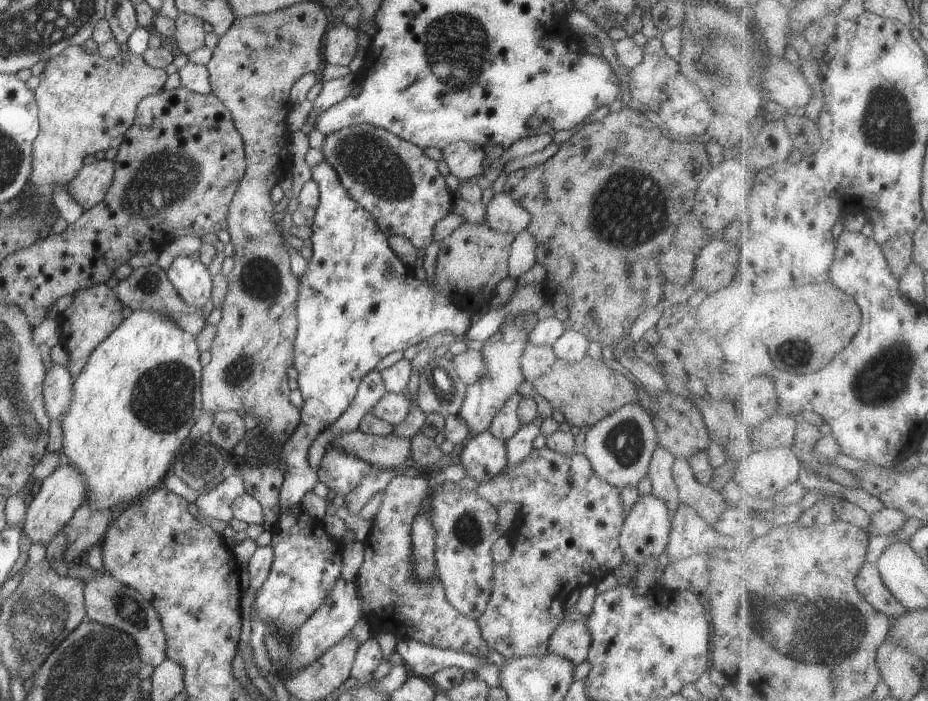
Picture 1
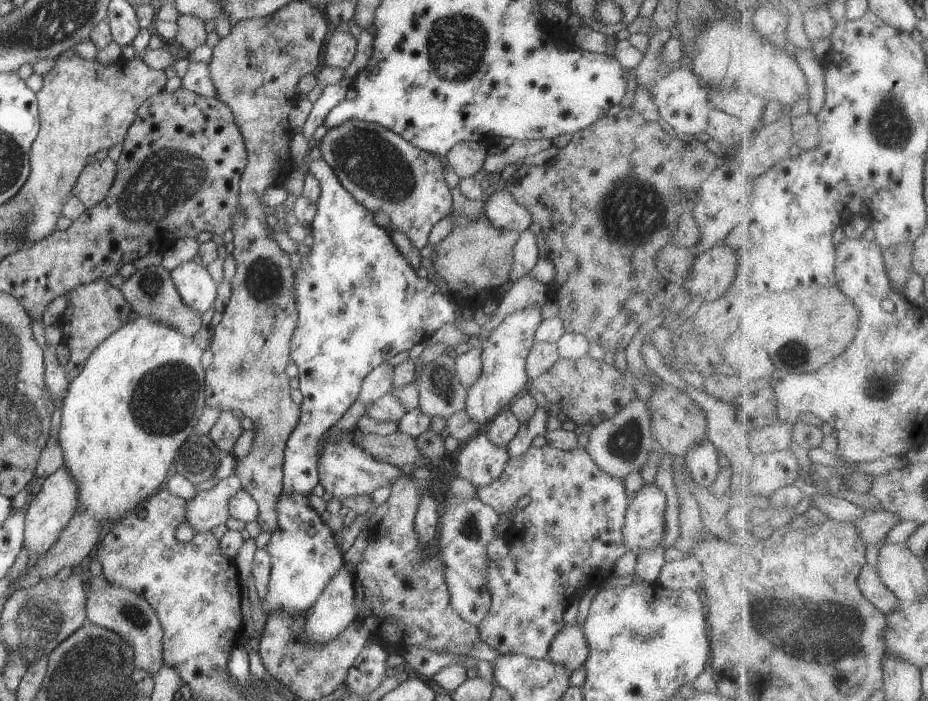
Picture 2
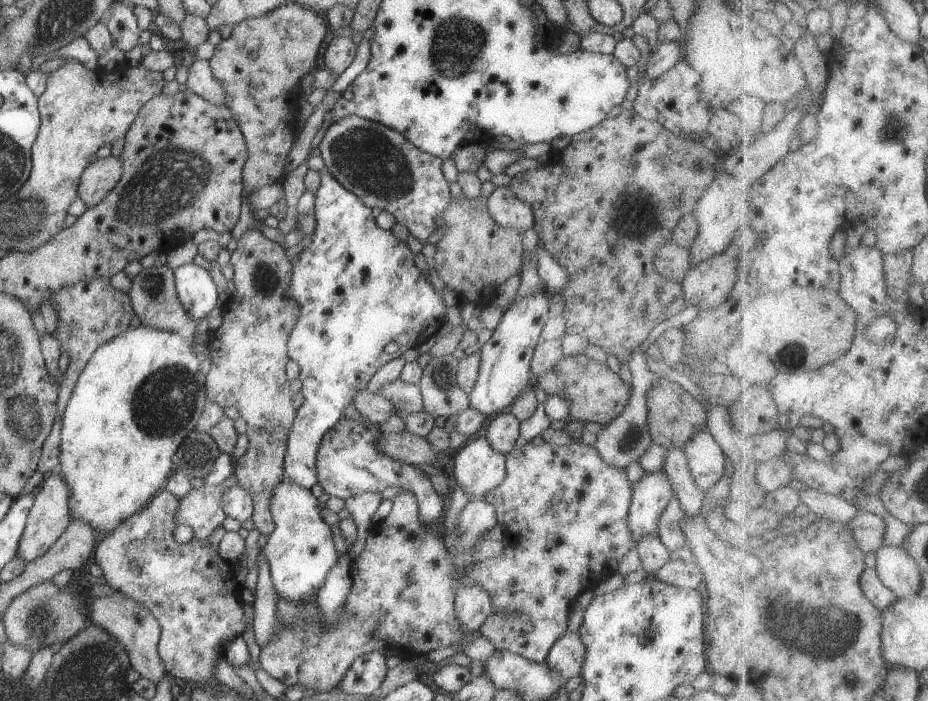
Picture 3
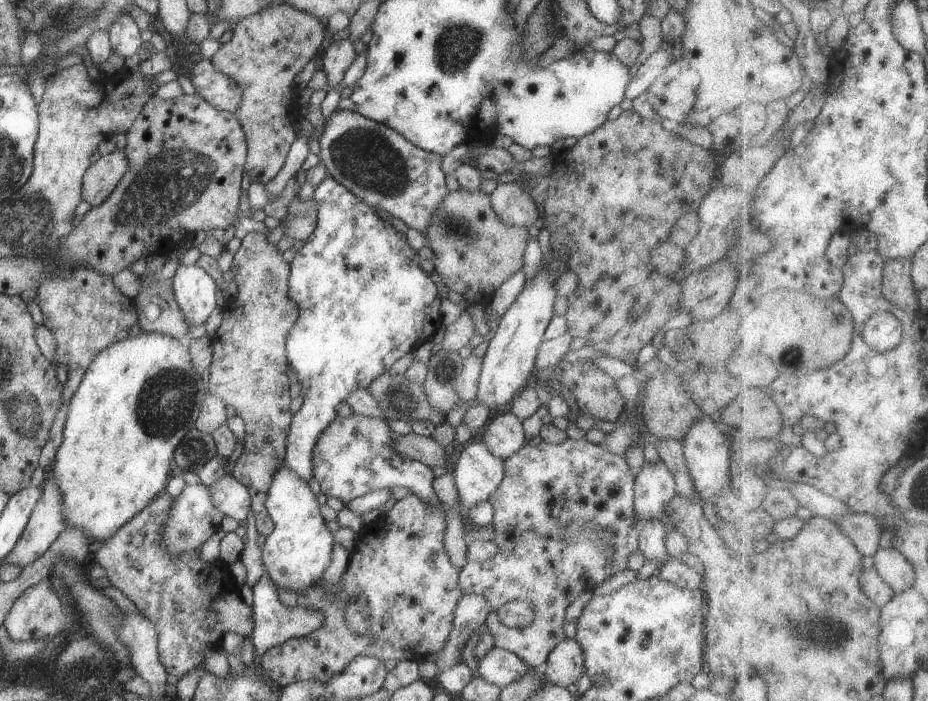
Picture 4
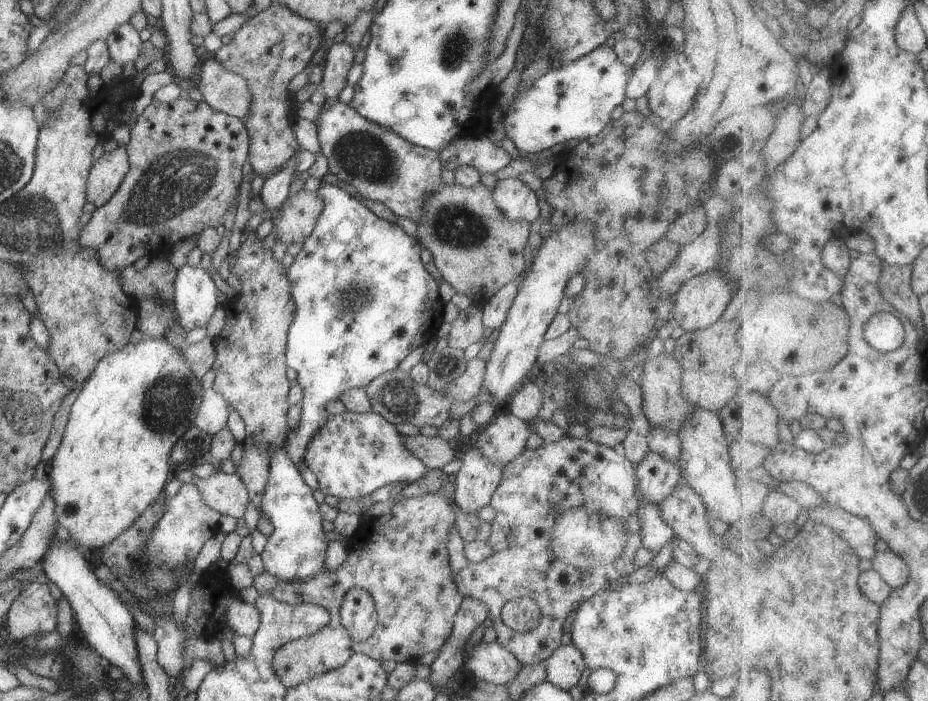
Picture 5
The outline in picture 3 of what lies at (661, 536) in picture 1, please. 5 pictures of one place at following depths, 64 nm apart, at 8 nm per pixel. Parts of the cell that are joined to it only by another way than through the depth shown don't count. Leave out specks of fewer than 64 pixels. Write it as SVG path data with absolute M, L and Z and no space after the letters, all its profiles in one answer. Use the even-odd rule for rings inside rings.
M664 470L645 472L643 477L638 482L635 482L629 506L629 529L637 542L645 534L658 533L657 530L662 513L670 502L673 502L674 496L671 480Z

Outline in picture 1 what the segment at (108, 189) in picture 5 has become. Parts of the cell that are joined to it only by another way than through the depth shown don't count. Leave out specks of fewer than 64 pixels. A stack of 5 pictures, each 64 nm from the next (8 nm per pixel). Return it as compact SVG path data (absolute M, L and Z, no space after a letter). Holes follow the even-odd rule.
M104 159L83 165L66 184L66 191L84 211L99 204L108 193L115 172L114 164L114 161Z

